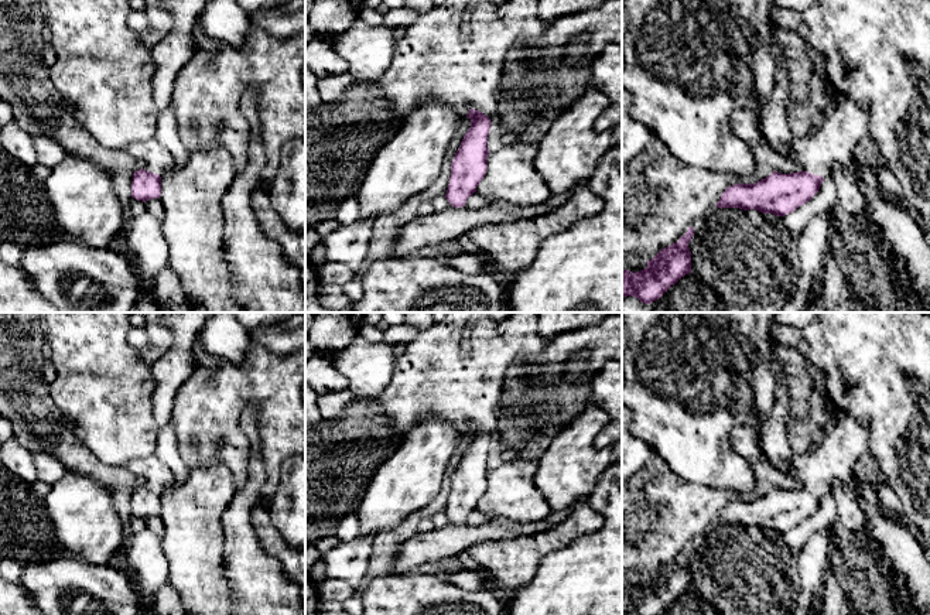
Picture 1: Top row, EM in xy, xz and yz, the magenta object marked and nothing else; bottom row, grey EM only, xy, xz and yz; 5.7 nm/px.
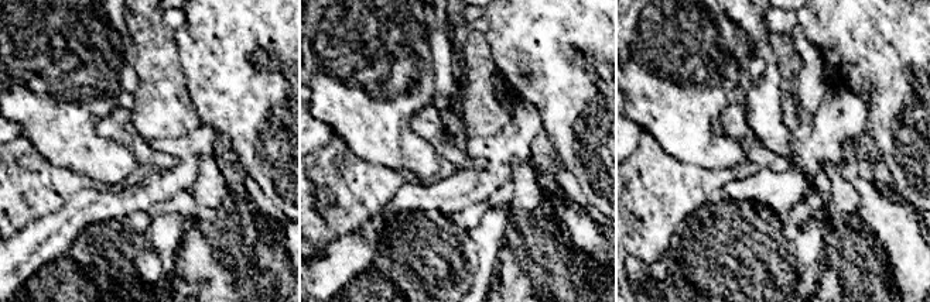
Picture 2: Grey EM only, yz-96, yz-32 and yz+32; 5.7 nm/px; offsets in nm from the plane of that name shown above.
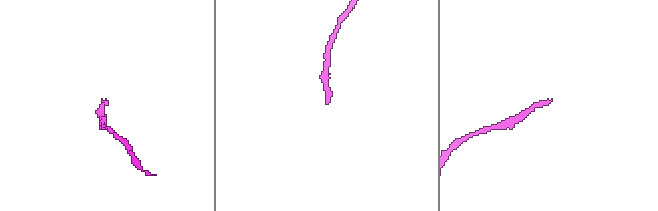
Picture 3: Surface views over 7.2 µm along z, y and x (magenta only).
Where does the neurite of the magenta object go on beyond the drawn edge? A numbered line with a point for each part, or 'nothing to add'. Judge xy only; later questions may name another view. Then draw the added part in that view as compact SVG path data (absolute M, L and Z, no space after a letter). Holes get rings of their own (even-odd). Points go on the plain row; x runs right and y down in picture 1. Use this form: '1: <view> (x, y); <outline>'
1: xy (151, 470); M155 454L146 458L134 458L127 462L126 468L144 481L143 486L160 493L172 482L171 469Z

